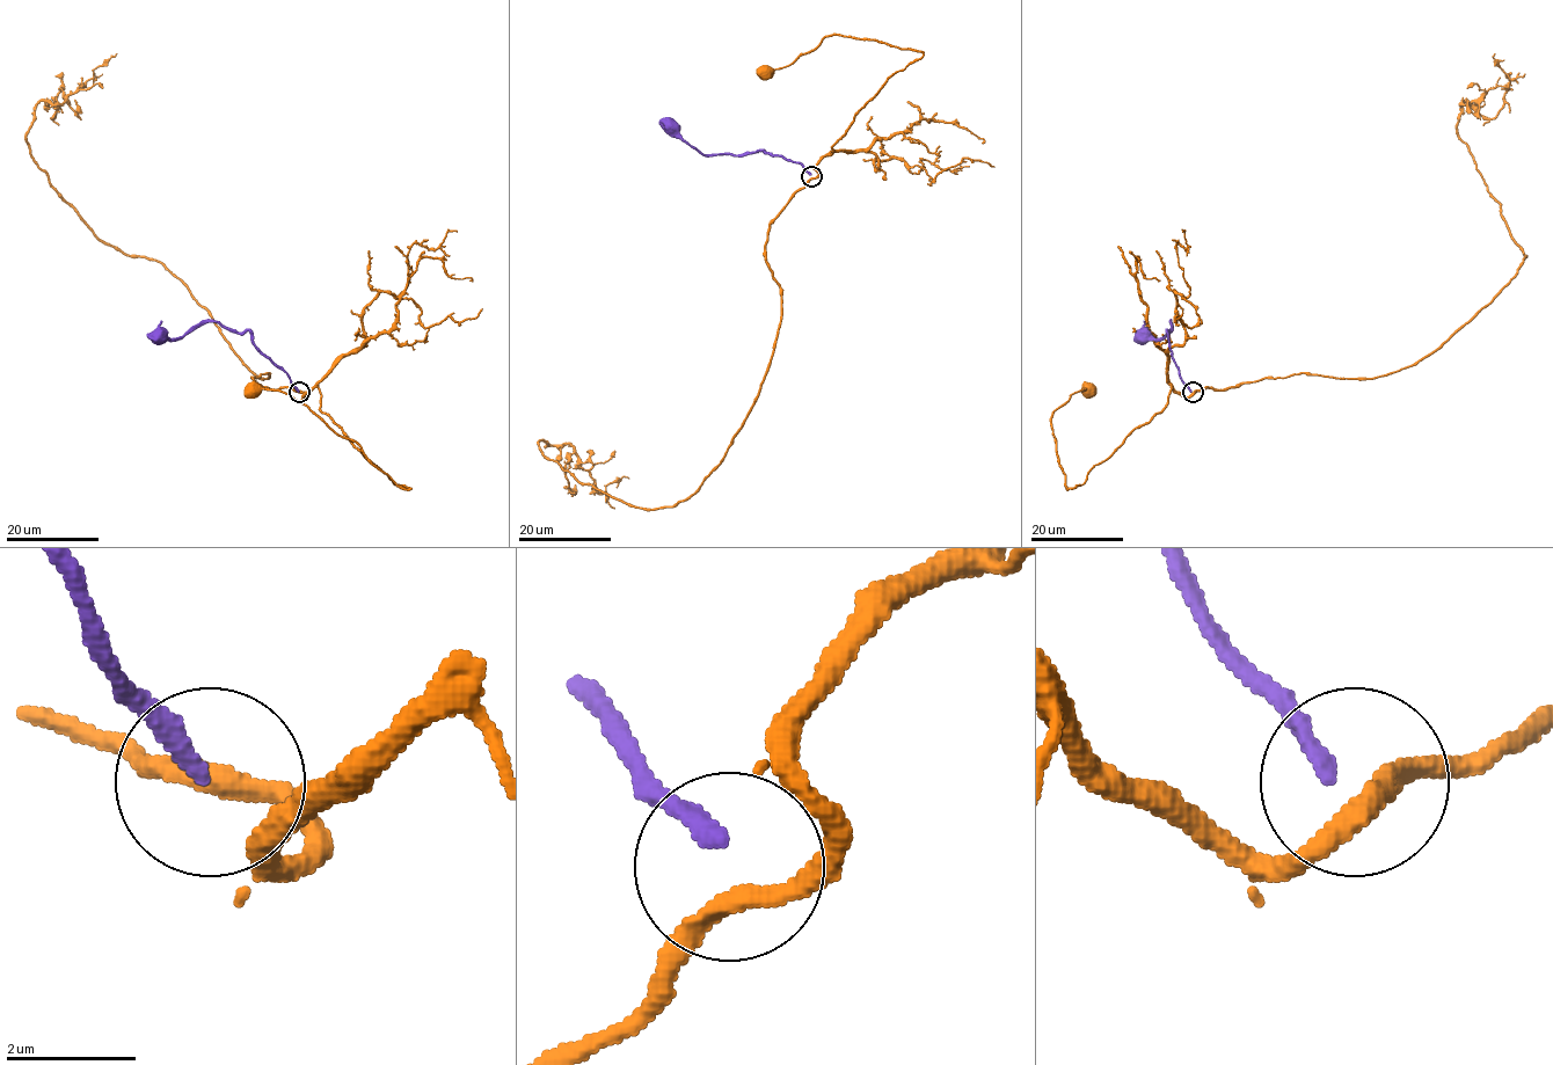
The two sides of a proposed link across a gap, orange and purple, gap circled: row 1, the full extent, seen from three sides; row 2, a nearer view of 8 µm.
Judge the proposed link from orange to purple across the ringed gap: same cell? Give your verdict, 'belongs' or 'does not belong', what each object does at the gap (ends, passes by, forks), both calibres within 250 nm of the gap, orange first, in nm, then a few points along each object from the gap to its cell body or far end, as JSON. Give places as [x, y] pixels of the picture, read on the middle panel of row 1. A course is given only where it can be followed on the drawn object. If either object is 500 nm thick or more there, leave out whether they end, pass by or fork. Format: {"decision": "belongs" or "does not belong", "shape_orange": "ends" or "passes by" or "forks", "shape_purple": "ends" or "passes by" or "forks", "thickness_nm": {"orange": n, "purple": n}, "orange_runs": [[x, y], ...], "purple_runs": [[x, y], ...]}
{"decision": "does not belong", "shape_orange": "passes by", "shape_purple": "ends", "thickness_nm": {"orange": 320, "purple": 260}, "orange_runs": [[811, 177], [883, 82], [923, 53], [832, 34], [792, 63], [766, 70]], "purple_runs": [[811, 175], [797, 162], [760, 151], [741, 155], [701, 154], [671, 126]]}

